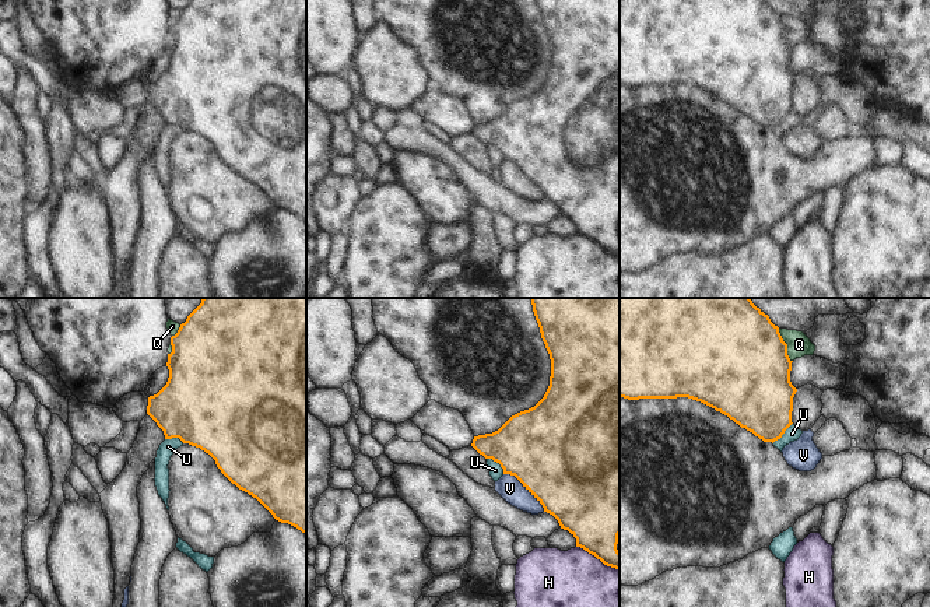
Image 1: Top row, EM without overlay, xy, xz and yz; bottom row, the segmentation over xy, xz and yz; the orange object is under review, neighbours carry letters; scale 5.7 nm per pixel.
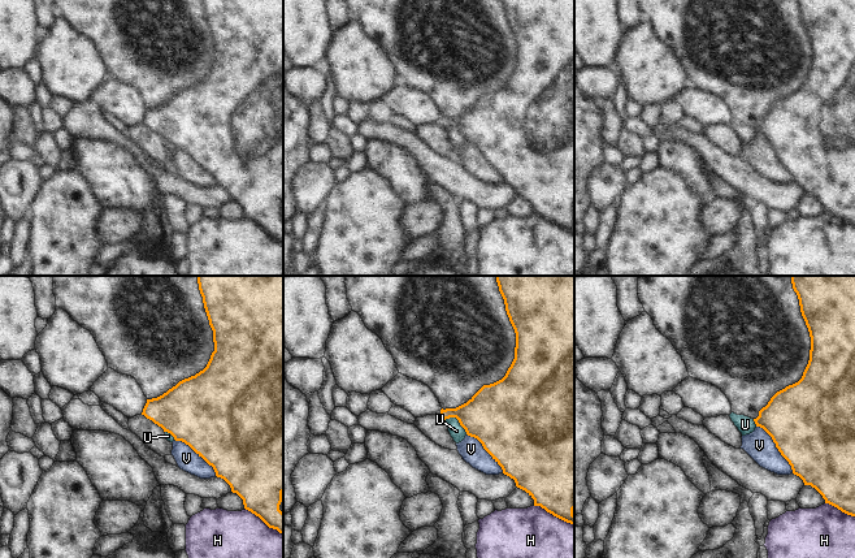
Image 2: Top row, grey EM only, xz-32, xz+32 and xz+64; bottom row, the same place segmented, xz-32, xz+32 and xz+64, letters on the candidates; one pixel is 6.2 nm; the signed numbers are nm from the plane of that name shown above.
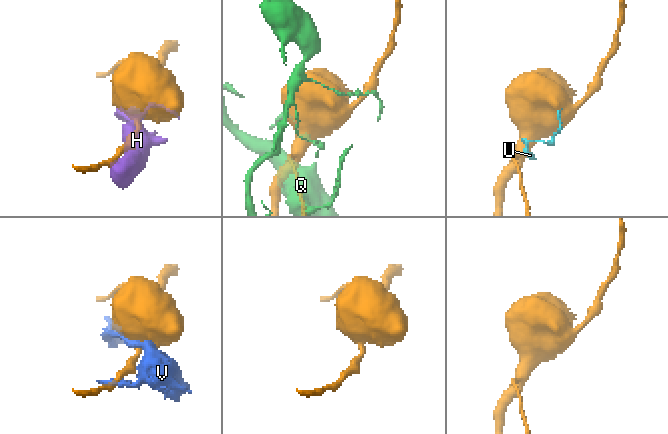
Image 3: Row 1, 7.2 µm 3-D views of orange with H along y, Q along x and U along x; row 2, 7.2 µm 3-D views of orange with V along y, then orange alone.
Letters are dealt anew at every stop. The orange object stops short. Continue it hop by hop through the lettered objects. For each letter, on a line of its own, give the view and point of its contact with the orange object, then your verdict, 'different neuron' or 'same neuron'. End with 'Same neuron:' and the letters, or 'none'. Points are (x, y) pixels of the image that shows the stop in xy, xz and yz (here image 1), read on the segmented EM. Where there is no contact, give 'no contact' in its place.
H: contact xz (597, 558); different neuron
Q: contact yz (786, 346); different neuron
U: contact xz (498, 462); different neuron
V: contact xz (526, 488); different neuron
Same neuron: none

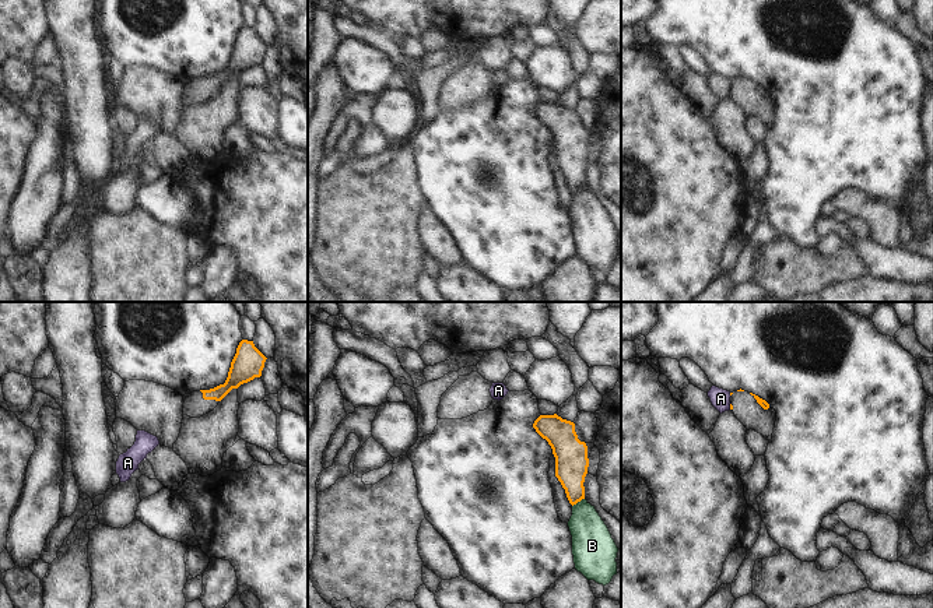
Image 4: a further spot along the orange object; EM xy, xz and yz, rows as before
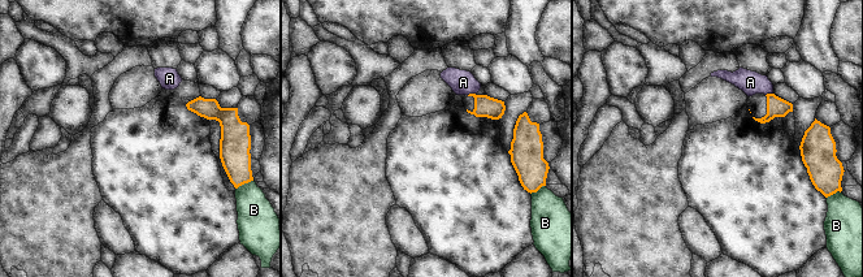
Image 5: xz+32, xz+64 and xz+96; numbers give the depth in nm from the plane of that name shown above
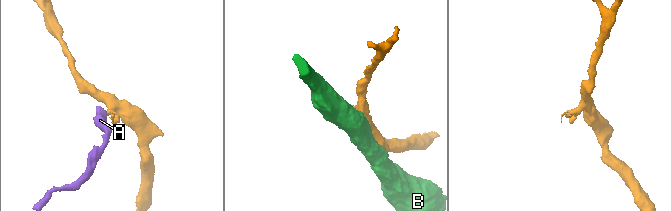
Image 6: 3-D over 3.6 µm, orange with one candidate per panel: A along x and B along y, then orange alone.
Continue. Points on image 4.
A: contact yz (730, 406); different neuron
B: contact xz (578, 501); different neuron
Same neuron: none

